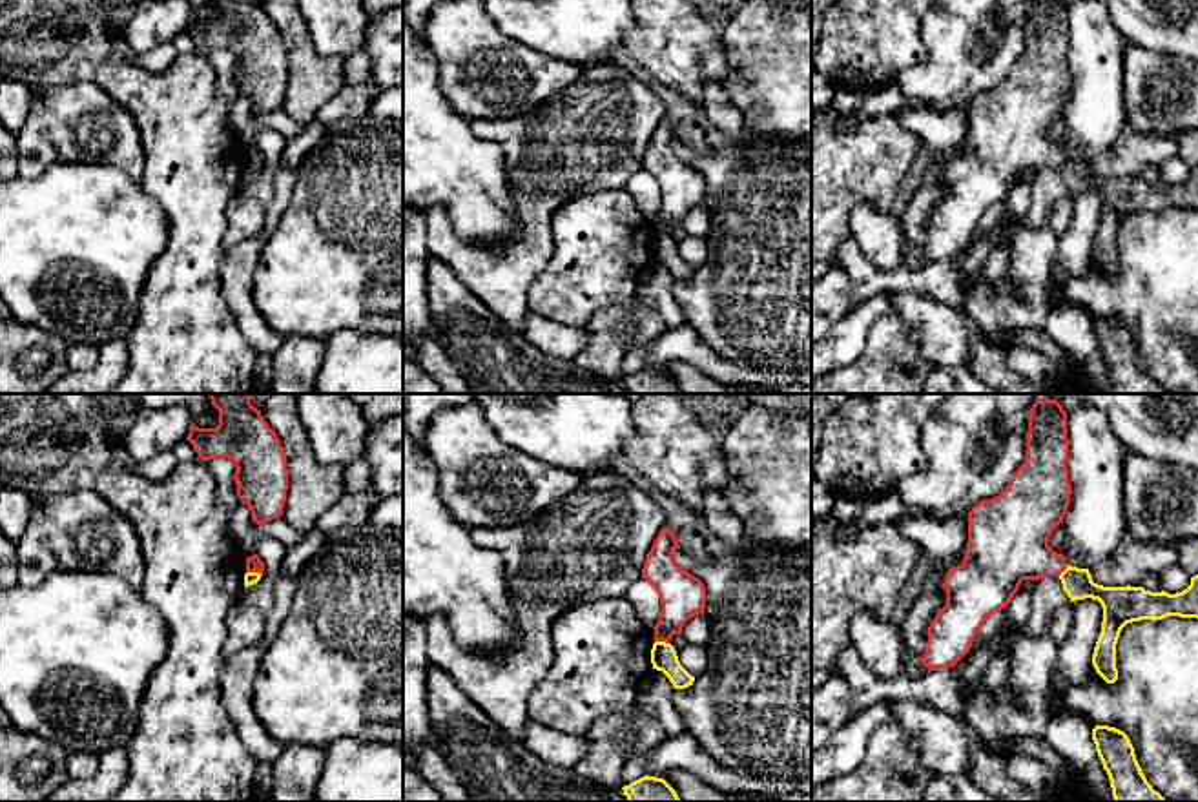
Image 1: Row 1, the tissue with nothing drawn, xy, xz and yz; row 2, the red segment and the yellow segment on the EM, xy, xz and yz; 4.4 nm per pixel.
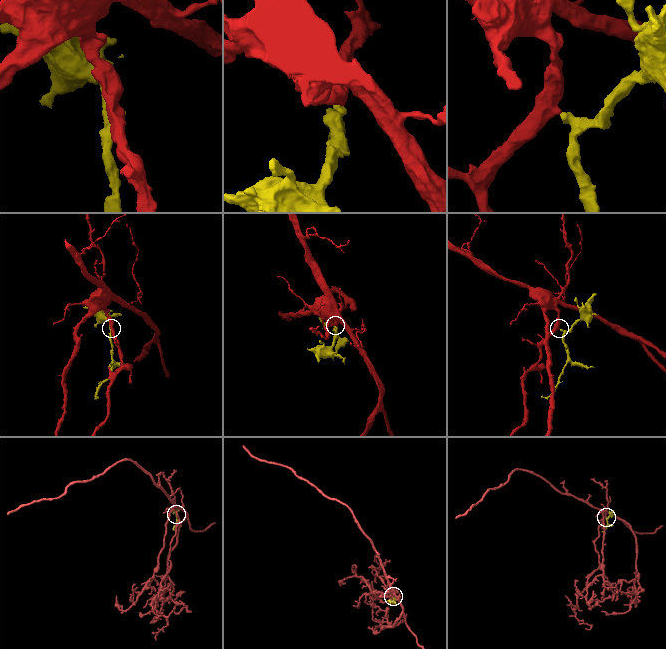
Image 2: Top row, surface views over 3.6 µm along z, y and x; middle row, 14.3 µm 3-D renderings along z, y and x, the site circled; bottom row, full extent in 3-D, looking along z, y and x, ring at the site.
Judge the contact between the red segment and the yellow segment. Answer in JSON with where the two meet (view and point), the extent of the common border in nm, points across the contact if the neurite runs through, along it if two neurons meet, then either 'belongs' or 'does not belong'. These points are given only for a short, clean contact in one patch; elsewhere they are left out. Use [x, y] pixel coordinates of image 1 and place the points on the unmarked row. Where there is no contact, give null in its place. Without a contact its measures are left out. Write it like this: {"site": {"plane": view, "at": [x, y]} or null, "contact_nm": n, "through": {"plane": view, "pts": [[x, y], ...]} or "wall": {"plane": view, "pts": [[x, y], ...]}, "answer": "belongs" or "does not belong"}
{"site": {"plane": "xz", "at": [662, 232]}, "contact_nm": 70, "wall": {"plane": "xz", "pts": [[655, 232], [668, 236]]}, "answer": "does not belong"}

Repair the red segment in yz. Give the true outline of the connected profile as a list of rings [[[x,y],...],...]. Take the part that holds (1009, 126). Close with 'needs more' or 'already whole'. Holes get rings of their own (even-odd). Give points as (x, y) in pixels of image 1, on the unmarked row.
[[[1030,0],[1027,46],[1007,80],[968,104],[963,155],[948,160],[946,197],[928,219],[921,250],[930,262],[955,257],[985,211],[1007,200],[1023,171],[1059,168],[1063,146],[1048,139],[1070,93],[1067,4]]]; already whole

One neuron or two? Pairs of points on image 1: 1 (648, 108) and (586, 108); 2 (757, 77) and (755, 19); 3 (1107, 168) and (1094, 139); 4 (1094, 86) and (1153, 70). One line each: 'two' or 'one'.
1: one
2: one
3: two
4: two

